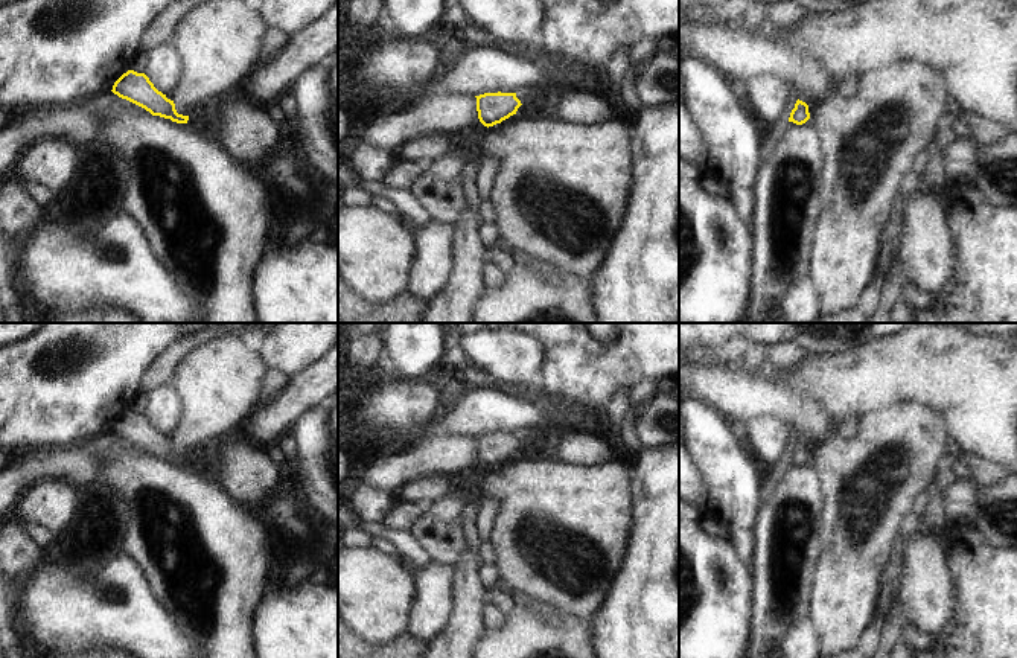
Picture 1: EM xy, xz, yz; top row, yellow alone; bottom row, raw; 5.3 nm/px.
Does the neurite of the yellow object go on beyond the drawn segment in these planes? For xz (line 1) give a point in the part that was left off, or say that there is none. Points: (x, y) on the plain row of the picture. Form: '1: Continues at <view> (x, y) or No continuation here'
1: Continues at xz (524, 451)

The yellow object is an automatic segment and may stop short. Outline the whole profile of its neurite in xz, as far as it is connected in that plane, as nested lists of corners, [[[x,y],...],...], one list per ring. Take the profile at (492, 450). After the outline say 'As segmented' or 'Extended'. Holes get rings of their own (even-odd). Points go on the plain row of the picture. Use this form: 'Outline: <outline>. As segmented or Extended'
Outline: [[[484,434],[477,439],[478,460],[484,468],[493,468],[513,455],[519,458],[539,458],[542,454],[522,445],[516,434]]]. Extended

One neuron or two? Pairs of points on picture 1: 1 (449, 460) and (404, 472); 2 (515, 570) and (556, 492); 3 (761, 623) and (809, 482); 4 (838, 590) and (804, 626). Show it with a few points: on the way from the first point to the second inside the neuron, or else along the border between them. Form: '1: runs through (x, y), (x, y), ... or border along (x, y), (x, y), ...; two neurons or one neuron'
1: runs through (439, 460), (420, 460), (414, 465); one neuron
2: runs through (510, 547), (515, 518), (533, 509); one neuron
3: runs through (766, 585), (768, 538), (774, 507); one neuron
4: border along (807, 616), (819, 642); two neurons

